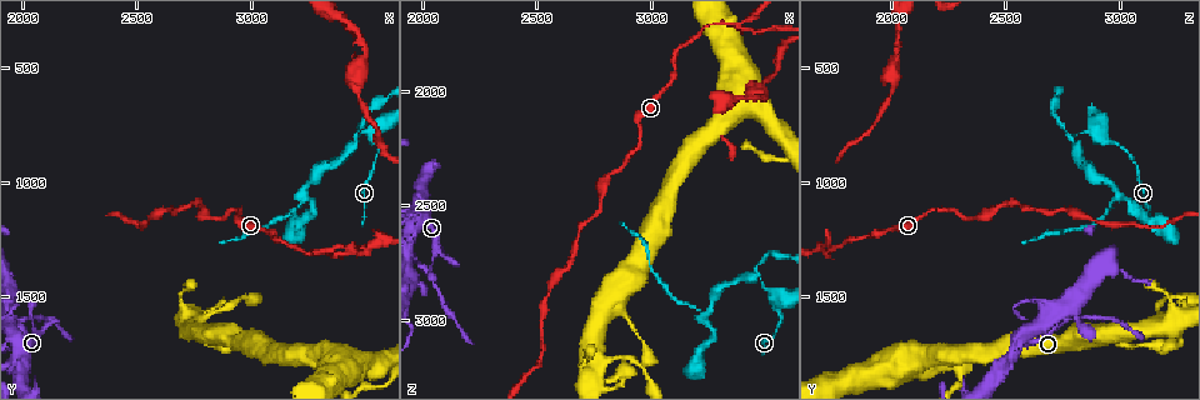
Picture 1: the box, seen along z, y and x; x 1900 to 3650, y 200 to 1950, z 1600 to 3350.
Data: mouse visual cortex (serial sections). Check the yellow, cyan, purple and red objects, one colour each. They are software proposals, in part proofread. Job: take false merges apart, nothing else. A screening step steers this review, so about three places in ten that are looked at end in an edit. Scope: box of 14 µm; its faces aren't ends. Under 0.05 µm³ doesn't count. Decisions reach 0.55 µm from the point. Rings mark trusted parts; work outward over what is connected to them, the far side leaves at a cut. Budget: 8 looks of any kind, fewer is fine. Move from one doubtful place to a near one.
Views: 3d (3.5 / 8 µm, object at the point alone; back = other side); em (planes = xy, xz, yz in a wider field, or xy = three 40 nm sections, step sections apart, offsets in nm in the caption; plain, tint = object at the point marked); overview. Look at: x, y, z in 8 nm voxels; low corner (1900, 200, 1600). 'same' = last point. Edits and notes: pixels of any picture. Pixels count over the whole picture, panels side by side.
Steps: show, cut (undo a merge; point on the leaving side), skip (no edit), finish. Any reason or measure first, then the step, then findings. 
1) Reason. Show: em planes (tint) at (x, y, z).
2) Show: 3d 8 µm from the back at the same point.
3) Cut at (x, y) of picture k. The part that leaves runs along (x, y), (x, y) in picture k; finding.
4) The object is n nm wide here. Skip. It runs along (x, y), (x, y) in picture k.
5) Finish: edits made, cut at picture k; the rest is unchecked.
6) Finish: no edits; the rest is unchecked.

Three arms meet. Show: 3d 3.5 µm at (3350, 1300, 1710).

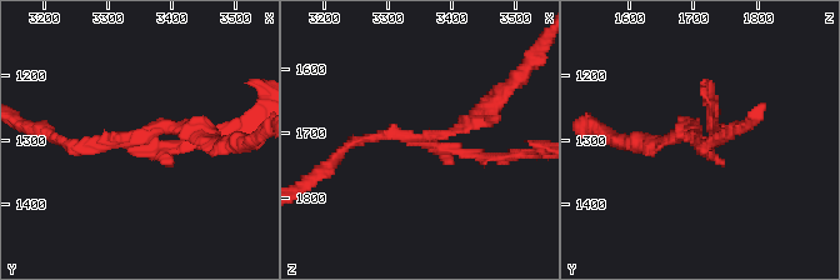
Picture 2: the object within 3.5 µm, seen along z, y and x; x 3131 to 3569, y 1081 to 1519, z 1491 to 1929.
Show: em planes (tint) at (3365, 1300, 1710).

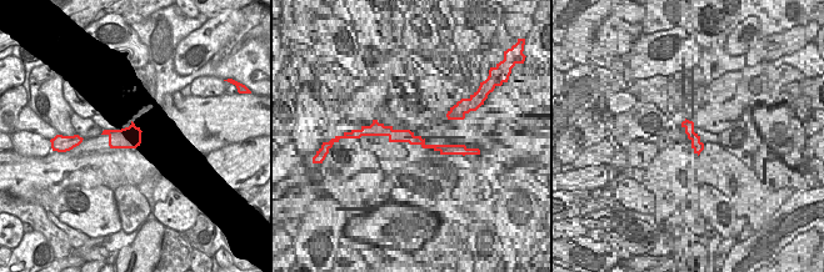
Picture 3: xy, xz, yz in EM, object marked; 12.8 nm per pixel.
Cut at (480, 155) of picture 2. The part that leaves runs along (441, 148), (488, 158), (541, 154) in picture 2; a second cell is stuck on.

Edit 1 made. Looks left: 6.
Show: overview.

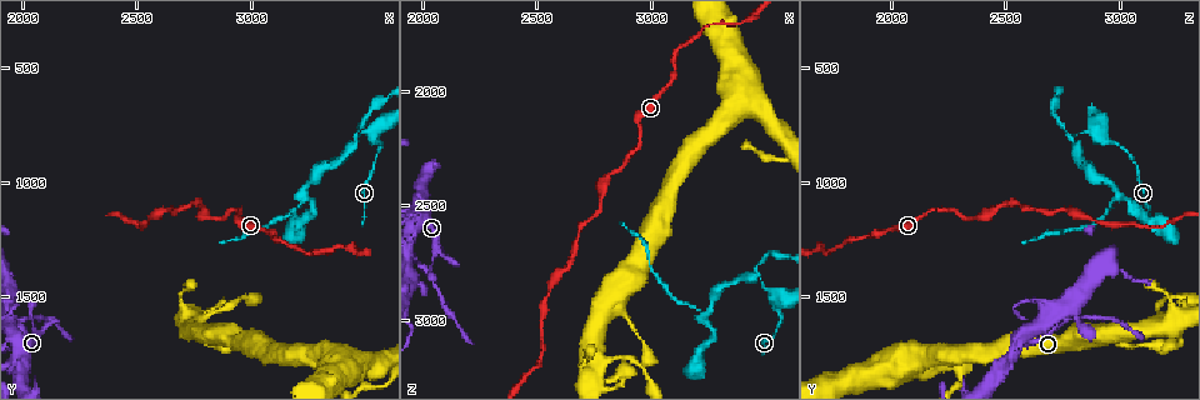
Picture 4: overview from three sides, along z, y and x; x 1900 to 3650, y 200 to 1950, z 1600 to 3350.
Two arms in line, one across. Show: 3d 8 µm at (3470, 810, 2790).

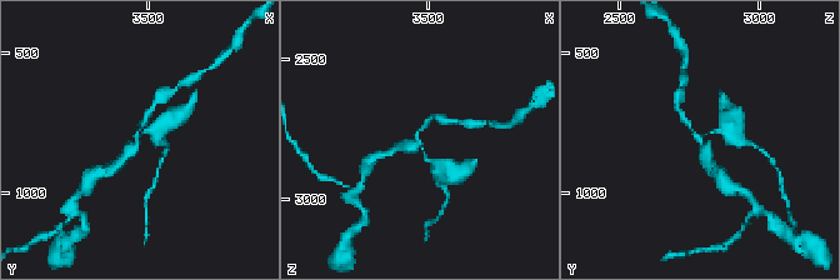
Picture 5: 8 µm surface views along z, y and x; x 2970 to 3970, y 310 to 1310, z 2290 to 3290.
Closer look. Show: 3d 3.5 µm at (3470, 800, 2800).

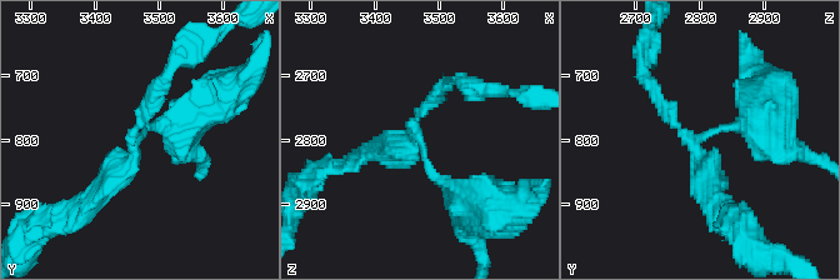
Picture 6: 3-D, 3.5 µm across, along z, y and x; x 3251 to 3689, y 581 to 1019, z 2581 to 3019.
Skip. It runs along (181, 126), (146, 126), (89, 206) in picture 6; all the same cell.

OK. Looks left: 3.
Arms part here. Show: 3d 3.5 µm at (3230, 1050, 2990).

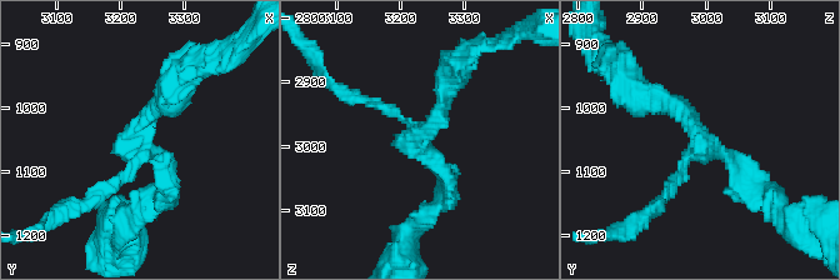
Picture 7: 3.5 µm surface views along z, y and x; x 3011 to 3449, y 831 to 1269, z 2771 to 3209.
Show: em planes (tint) at (3230, 1060, 2995).

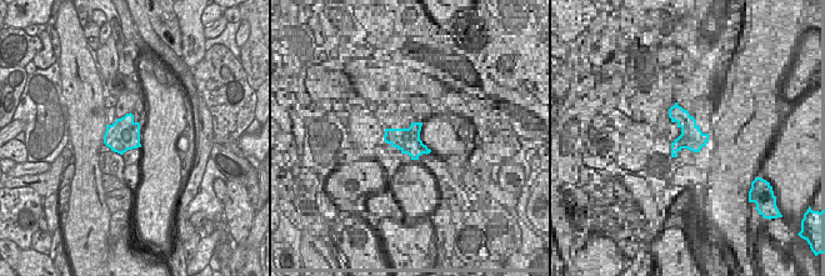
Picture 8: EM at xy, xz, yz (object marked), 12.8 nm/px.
Cut it another way. Show: em xy step 2 (tint) at the same point.

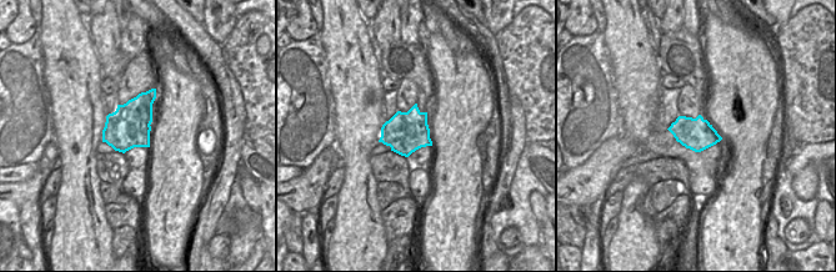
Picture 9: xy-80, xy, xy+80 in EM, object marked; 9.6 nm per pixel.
3 arms meet here; the arms are 150, 200, 200 nm wide. Skip. It runs along (653, 96), (759, 196) in picture 7; one cell here.

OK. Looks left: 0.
Finish: edits made, cut at picture 2; the rest is unchecked.

